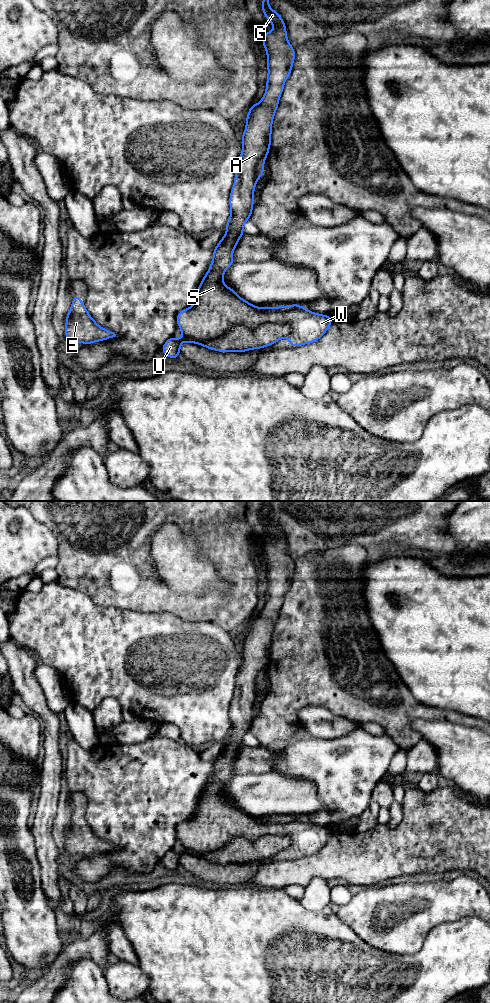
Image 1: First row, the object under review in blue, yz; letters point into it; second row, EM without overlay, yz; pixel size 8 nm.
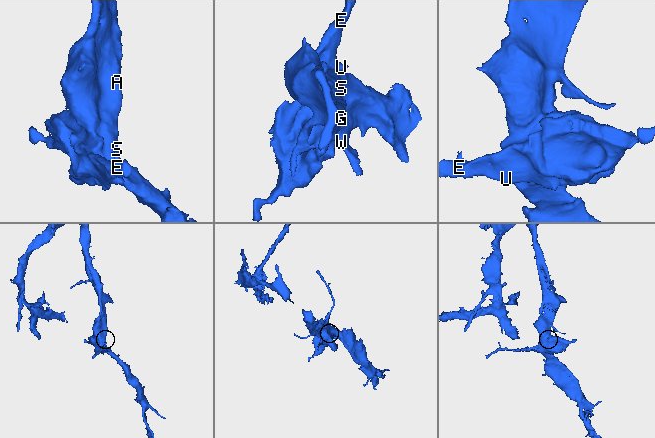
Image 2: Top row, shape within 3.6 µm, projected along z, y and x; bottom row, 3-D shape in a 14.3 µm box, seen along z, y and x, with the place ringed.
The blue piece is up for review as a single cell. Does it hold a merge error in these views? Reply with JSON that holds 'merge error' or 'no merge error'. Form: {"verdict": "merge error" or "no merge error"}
{"verdict": "merge error"}

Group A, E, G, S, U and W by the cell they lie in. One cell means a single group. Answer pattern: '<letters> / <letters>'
A G S W / E U

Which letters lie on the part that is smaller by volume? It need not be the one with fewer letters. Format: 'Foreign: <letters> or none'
Foreign: E, U

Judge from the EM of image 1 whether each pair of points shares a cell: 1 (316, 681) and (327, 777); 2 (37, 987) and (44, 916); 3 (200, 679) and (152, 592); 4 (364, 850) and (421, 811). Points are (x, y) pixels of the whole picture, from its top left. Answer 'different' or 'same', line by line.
1: different
2: different
3: different
4: same

